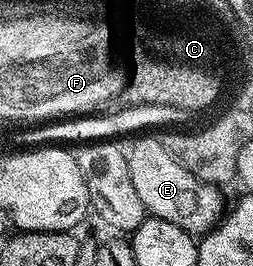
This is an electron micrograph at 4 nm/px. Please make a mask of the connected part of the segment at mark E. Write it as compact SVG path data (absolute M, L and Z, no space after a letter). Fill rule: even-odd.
M141 134L133 145L127 148L127 170L131 170L131 182L143 201L149 216L158 216L167 222L175 222L190 234L204 234L220 224L226 211L227 203L221 197L222 189L216 184L201 181L191 170L180 164L165 148L160 139L153 134Z

